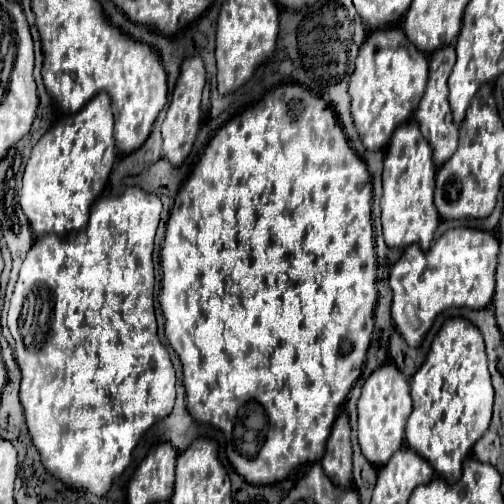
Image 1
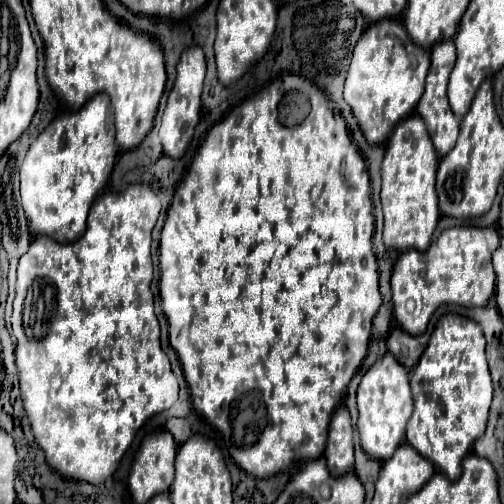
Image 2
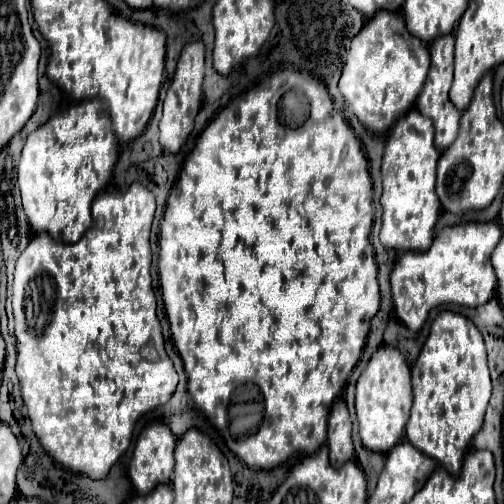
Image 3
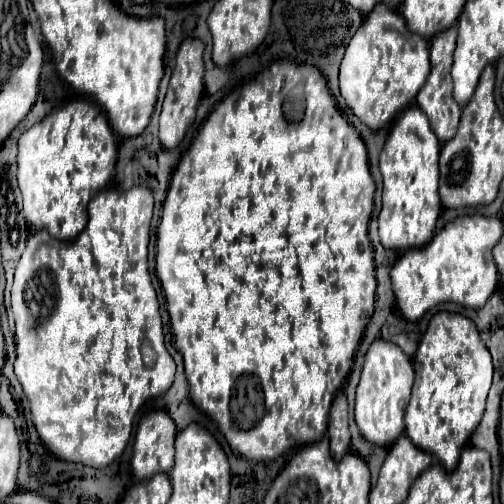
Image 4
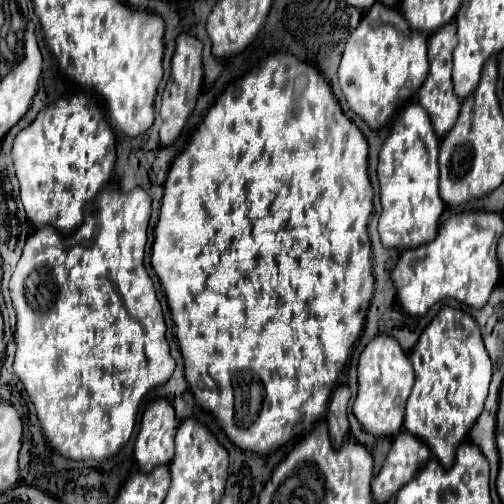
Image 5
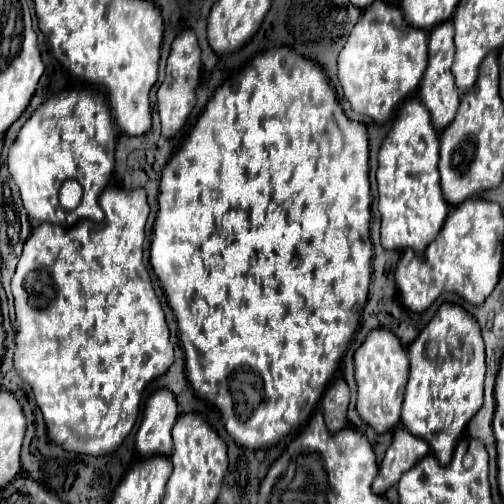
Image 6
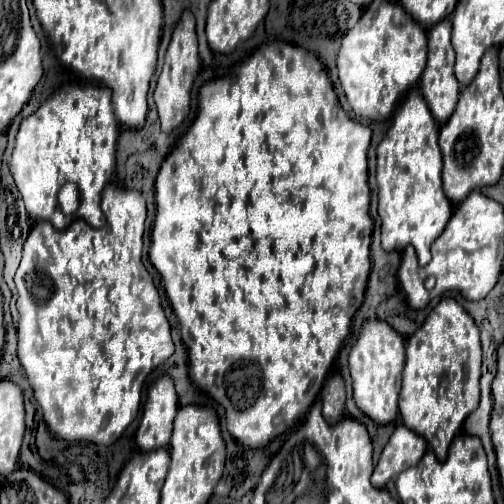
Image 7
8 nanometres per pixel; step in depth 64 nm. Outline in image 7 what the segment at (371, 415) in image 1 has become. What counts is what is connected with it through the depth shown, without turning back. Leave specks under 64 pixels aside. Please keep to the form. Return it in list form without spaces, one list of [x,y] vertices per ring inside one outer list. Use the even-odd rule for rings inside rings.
[[[368,320],[358,342],[350,350],[350,374],[354,380],[356,406],[378,426],[386,426],[398,416],[398,394],[402,388],[402,368],[406,352],[404,338],[382,320]]]

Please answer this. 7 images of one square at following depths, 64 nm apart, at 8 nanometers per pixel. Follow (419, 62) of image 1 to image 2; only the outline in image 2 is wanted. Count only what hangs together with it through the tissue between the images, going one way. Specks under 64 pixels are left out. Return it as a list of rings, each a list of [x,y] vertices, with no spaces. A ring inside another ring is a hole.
[[[394,20],[372,24],[354,48],[352,64],[344,84],[344,98],[352,106],[358,126],[370,146],[386,144],[396,124],[414,114],[424,92],[424,80],[430,68],[430,56],[424,48],[412,44],[404,26]]]

